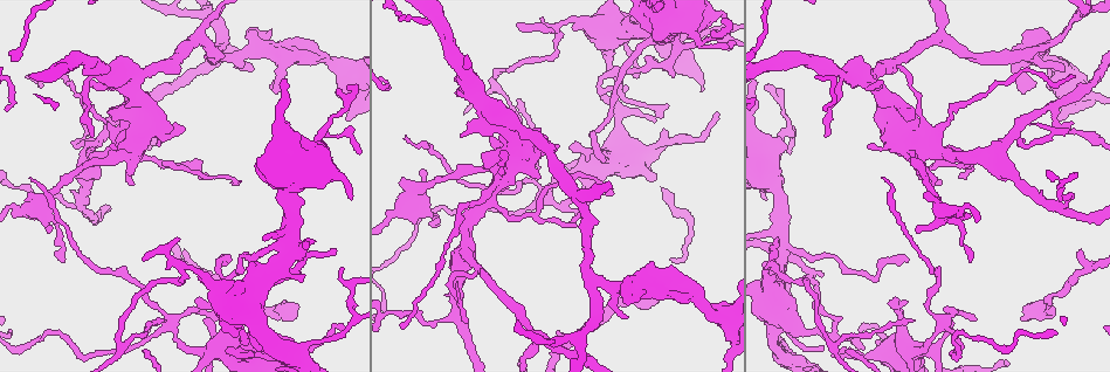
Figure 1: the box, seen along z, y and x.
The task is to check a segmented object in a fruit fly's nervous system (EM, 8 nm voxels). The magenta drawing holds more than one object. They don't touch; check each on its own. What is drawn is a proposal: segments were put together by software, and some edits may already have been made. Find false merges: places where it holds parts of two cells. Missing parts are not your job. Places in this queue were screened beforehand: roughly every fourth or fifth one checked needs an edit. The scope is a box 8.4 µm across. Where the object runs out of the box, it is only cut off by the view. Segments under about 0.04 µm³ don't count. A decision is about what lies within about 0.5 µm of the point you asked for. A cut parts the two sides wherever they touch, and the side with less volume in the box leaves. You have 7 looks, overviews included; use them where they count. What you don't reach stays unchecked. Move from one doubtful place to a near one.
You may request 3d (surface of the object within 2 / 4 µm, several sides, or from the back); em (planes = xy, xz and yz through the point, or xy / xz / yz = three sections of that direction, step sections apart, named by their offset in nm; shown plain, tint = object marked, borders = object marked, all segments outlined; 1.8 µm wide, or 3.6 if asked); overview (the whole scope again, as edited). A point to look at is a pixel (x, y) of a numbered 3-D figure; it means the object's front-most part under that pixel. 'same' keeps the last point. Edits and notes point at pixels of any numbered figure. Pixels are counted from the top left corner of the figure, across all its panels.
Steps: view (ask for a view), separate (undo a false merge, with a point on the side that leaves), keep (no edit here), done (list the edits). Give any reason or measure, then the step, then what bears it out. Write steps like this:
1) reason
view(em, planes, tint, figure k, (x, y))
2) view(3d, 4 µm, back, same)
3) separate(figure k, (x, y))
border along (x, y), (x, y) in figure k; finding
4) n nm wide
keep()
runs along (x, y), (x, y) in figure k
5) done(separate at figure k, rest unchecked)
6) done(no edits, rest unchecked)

view(em, 3.6 µm, planes, borders, figure 1, (501, 179))

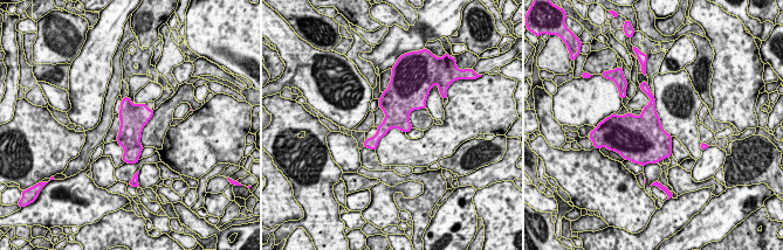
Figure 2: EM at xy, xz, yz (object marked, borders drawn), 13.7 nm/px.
360 nm wide
keep()
all the same cell

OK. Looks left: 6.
sharp bend
view(em, planes, plain, figure 1, (42, 209))

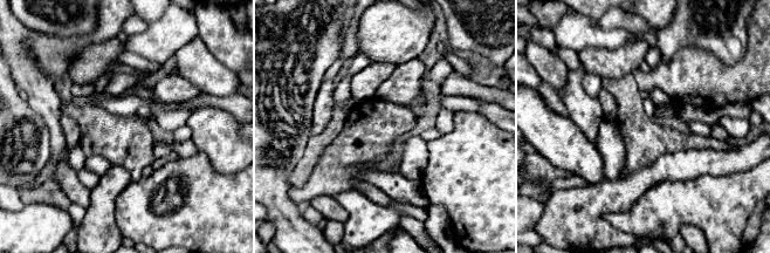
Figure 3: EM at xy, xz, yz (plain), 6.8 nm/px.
with the object marked
view(em, planes, tint, same)

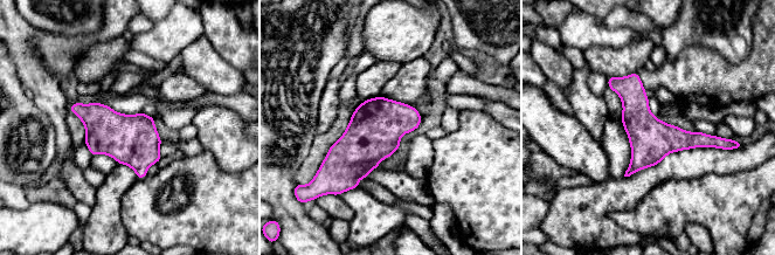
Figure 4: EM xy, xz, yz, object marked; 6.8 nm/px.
keep()
runs along (610, 80), (664, 138), (721, 140) in figure 4; continuous, no second cell

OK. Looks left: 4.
sharp bend
view(em, 3.6 µm, planes, tint, figure 1, (768, 286))

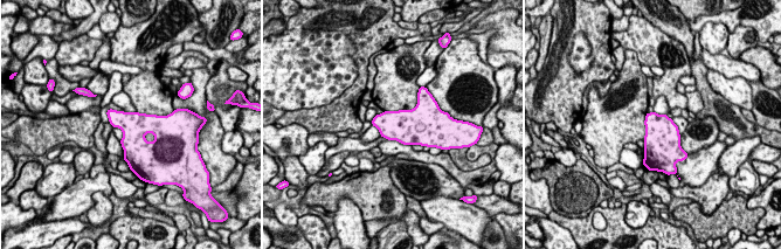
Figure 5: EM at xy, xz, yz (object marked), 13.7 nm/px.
440 nm wide
keep()
all the same cell

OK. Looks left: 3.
done(no edits, rest unchecked)

